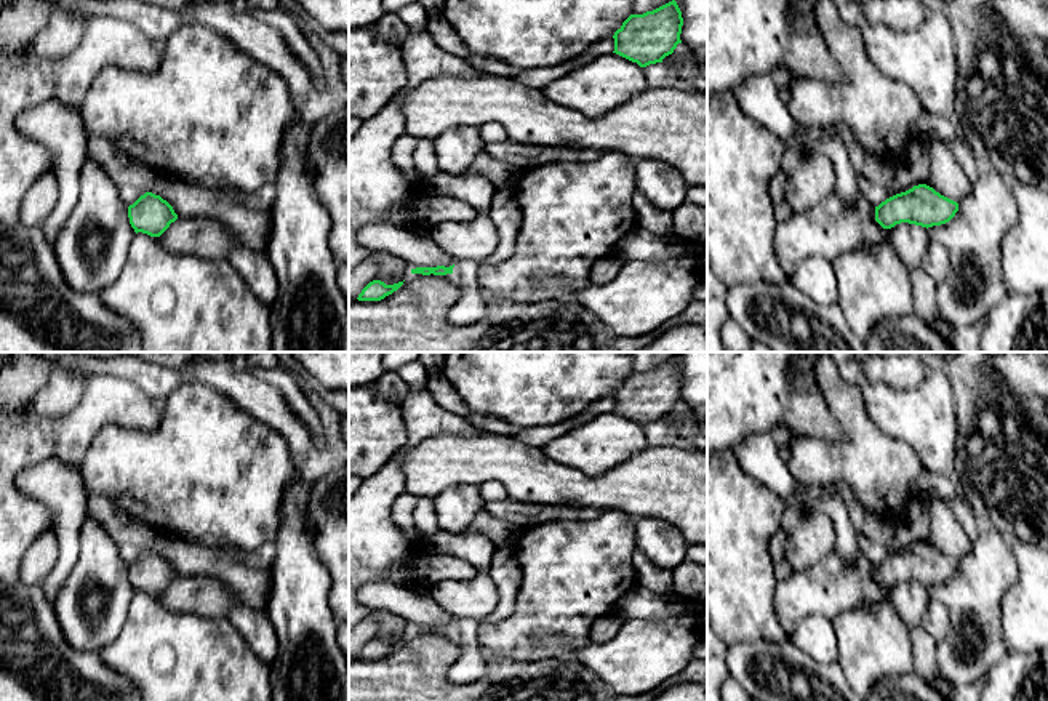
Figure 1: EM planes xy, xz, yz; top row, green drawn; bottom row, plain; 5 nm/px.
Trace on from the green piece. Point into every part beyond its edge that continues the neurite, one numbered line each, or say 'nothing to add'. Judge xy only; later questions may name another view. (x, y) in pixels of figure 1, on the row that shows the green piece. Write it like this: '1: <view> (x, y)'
nothing to add

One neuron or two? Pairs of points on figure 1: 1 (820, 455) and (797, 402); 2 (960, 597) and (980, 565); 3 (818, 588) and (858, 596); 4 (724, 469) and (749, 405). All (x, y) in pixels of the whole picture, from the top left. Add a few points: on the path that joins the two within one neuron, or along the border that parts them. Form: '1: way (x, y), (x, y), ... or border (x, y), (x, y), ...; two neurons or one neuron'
1: border (826, 400), (840, 437), (792, 439); two neurons
2: way (968, 589), (980, 578), (980, 573); one neuron
3: way (828, 588), (848, 588); one neuron
4: border (730, 448), (724, 450); two neurons

